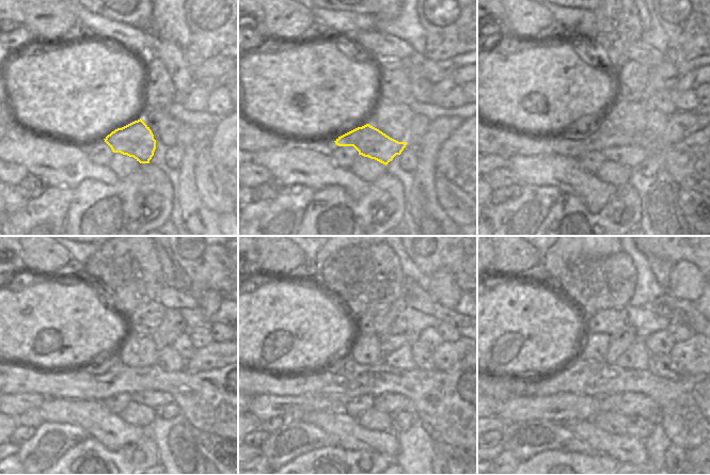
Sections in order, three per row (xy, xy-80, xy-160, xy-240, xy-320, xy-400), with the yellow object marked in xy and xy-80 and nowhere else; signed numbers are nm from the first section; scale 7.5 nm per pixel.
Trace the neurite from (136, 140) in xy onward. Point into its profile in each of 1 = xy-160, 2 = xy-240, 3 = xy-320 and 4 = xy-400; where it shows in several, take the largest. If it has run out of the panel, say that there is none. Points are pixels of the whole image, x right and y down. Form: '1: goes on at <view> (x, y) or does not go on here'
1: goes on at xy-160 (629, 156)
2: goes on at xy-240 (153, 399)
3: goes on at xy-320 (389, 404)
4: goes on at xy-400 (631, 404)

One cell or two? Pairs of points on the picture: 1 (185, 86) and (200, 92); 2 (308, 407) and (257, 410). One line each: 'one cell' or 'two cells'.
1: two cells
2: one cell

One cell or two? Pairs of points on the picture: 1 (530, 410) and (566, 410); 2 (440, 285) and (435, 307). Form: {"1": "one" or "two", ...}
{"1": "one", "2": "two"}

